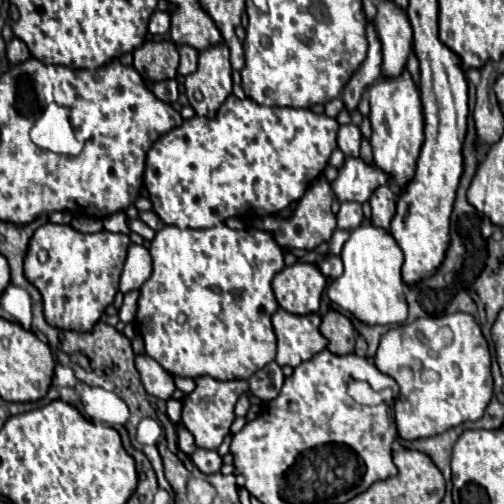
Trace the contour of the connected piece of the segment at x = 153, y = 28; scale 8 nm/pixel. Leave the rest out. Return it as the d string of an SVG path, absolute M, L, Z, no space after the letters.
M156 11L152 17L150 17L150 23L148 23L148 31L152 35L164 35L168 33L170 29L170 15L164 13L164 11Z

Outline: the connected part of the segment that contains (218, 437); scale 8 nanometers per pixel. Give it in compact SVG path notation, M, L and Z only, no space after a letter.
M208 375L194 379L196 389L182 399L182 423L184 427L194 435L196 445L200 449L218 449L222 439L230 433L230 427L236 419L234 405L236 399L248 391L248 383L244 379L230 379L230 381L218 381Z

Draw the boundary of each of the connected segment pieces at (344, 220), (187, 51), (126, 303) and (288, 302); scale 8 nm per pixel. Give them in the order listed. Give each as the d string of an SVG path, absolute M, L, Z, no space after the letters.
M340 203L340 211L338 211L338 229L356 229L362 221L362 205L360 203Z
M180 45L178 47L178 53L180 53L180 67L178 67L178 73L180 75L190 75L196 71L196 65L198 65L198 51L188 47L188 45Z
M139 290L131 291L124 295L123 304L118 311L118 316L125 324L135 320L138 298Z
M294 263L276 273L272 289L282 309L296 315L316 313L326 287L326 277L312 263Z

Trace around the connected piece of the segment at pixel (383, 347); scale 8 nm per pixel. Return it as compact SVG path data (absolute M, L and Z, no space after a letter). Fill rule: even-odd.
M468 313L416 319L412 325L390 329L380 341L374 363L400 387L394 413L402 439L432 437L464 421L476 421L492 397L488 343ZM442 329L450 329L450 341L444 339Z

